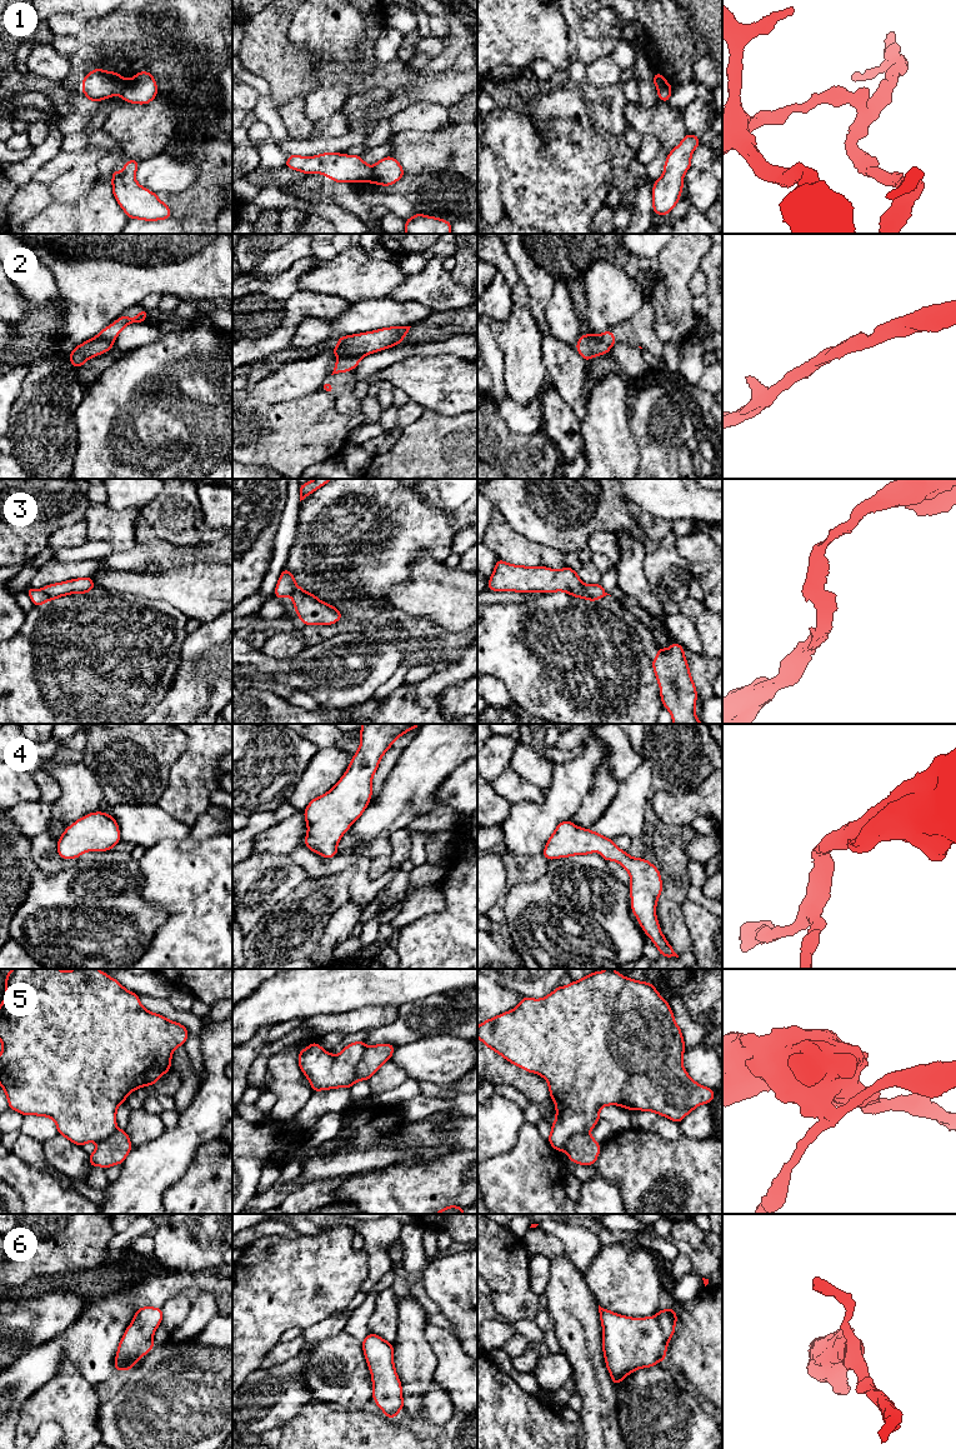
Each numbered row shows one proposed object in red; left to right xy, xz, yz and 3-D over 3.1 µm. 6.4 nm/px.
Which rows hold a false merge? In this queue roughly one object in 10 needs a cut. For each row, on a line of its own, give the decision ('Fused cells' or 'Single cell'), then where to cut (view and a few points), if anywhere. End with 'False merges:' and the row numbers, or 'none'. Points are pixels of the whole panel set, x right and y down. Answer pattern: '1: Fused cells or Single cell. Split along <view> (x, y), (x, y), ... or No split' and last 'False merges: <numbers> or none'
1: Fused cells. Split along xy (128, 80), (120, 94)
2: Single cell. No split
3: Single cell. No split
4: Single cell. No split
5: Fused cells. Split along xz (366, 1047), (358, 1065), (355, 1080)
6: Single cell. No split
False merges: 1, 5

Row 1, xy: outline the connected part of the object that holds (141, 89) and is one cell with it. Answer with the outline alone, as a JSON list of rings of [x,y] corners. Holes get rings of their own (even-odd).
[[[140,71],[126,81],[121,98],[126,103],[149,104],[157,95],[157,85],[149,71]]]

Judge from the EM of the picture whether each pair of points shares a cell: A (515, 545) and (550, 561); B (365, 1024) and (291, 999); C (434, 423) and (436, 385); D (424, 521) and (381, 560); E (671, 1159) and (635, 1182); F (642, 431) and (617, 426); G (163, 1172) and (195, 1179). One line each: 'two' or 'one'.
A: one
B: two
C: two
D: one
E: one
F: two
G: two

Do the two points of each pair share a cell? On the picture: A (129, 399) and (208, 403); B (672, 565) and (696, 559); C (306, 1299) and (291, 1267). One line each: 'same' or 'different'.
A: same
B: different
C: same

